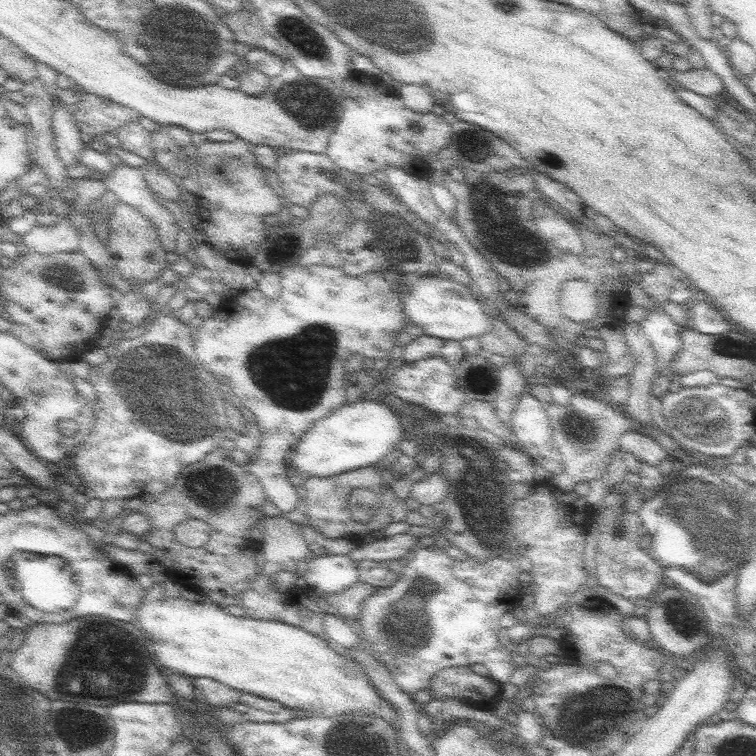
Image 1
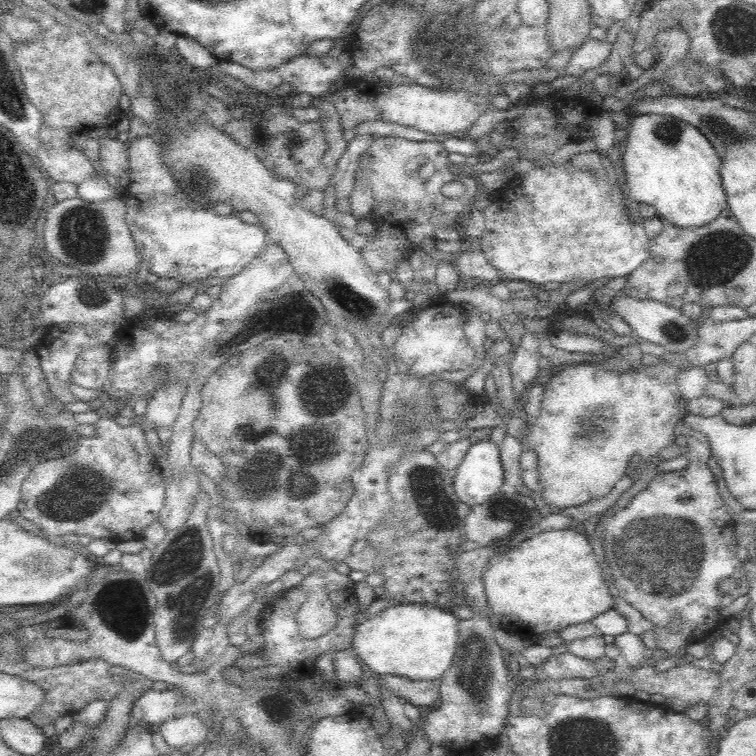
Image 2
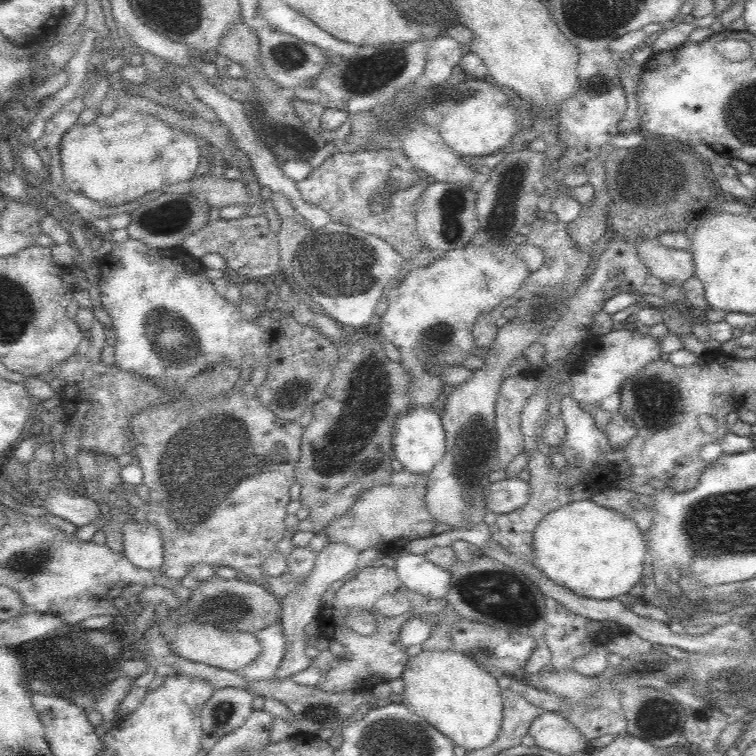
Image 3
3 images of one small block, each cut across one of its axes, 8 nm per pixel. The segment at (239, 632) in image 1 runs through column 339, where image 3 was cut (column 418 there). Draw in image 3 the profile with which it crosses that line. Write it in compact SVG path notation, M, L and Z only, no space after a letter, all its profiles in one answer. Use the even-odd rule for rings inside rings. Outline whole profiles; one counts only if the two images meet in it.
M454 648L426 650L412 660L408 658L402 680L406 684L402 694L404 706L450 738L454 746L470 752L492 746L492 742L498 738L504 718L502 690L498 688L498 678L486 672L470 654Z

